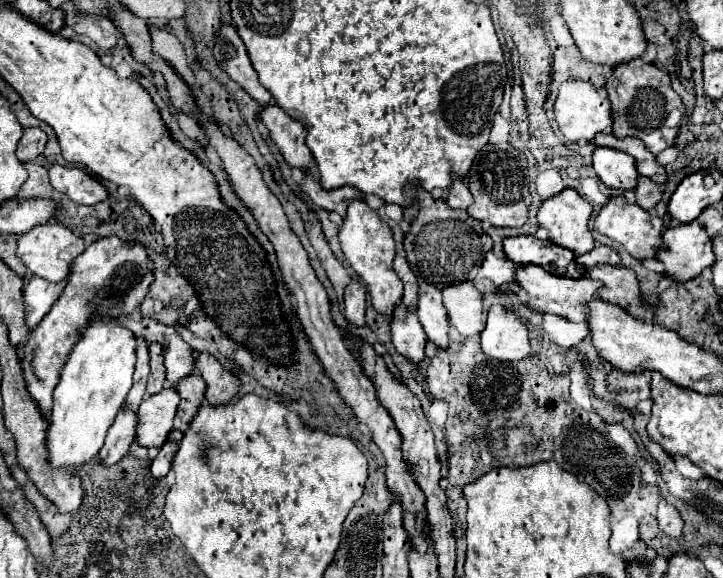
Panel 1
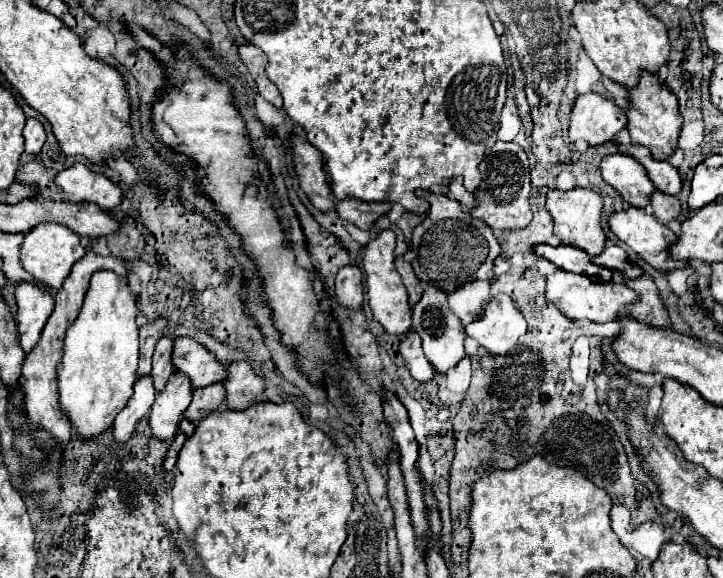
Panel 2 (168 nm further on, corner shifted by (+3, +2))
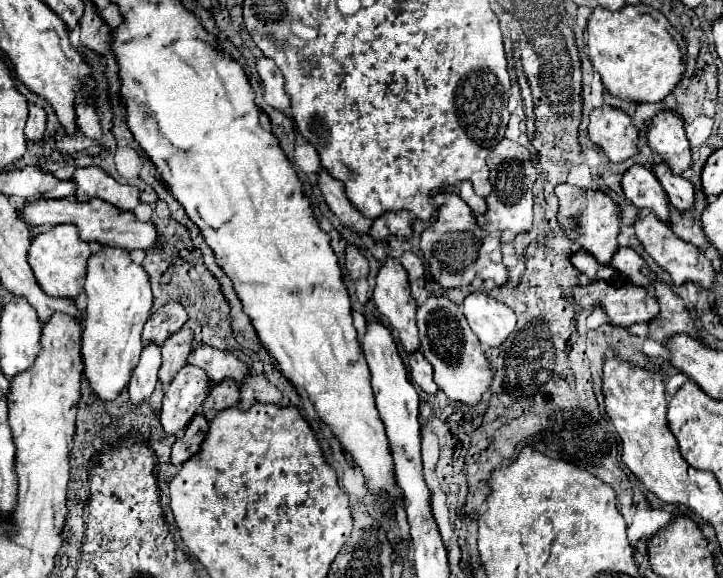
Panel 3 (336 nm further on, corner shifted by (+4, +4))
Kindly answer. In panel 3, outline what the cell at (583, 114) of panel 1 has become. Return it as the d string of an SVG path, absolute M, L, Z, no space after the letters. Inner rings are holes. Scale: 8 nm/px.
M600 107L590 113L588 137L608 155L612 163L622 163L638 153L640 131L632 119L614 107Z

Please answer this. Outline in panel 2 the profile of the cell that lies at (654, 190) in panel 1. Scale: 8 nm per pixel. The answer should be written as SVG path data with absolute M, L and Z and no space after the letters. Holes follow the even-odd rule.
M653 191L651 195L651 203L649 203L649 211L661 221L667 223L671 219L677 219L681 215L681 203L675 195L667 195L661 191Z

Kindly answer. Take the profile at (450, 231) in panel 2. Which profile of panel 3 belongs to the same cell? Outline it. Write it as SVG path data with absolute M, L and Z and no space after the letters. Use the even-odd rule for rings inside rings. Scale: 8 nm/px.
M440 193L434 197L438 205L438 219L430 225L420 239L420 249L424 251L424 259L430 263L430 273L436 283L444 289L470 285L476 277L482 281L492 279L496 285L504 285L508 281L508 271L502 263L500 251L500 233L484 231L476 225L472 209L454 193Z

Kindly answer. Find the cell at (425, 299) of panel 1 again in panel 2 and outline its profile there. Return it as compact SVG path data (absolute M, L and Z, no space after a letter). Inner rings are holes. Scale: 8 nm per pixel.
M427 287L419 303L413 305L411 313L413 313L413 331L419 333L419 337L423 339L425 357L435 367L435 371L445 373L449 367L457 365L457 361L465 355L465 347L463 347L465 333L459 319L453 317L451 309L447 307L447 293L437 287Z

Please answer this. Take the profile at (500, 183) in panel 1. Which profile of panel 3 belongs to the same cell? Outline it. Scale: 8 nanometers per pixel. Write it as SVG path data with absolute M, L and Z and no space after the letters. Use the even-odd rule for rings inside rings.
M504 139L492 151L492 155L488 155L488 167L490 167L492 193L486 197L486 201L474 193L470 181L460 183L460 197L470 205L474 213L478 213L476 217L478 227L484 227L484 231L512 231L514 235L530 231L532 229L532 185L538 175L532 165L530 153L520 143ZM486 203L488 203L488 211L486 211Z

